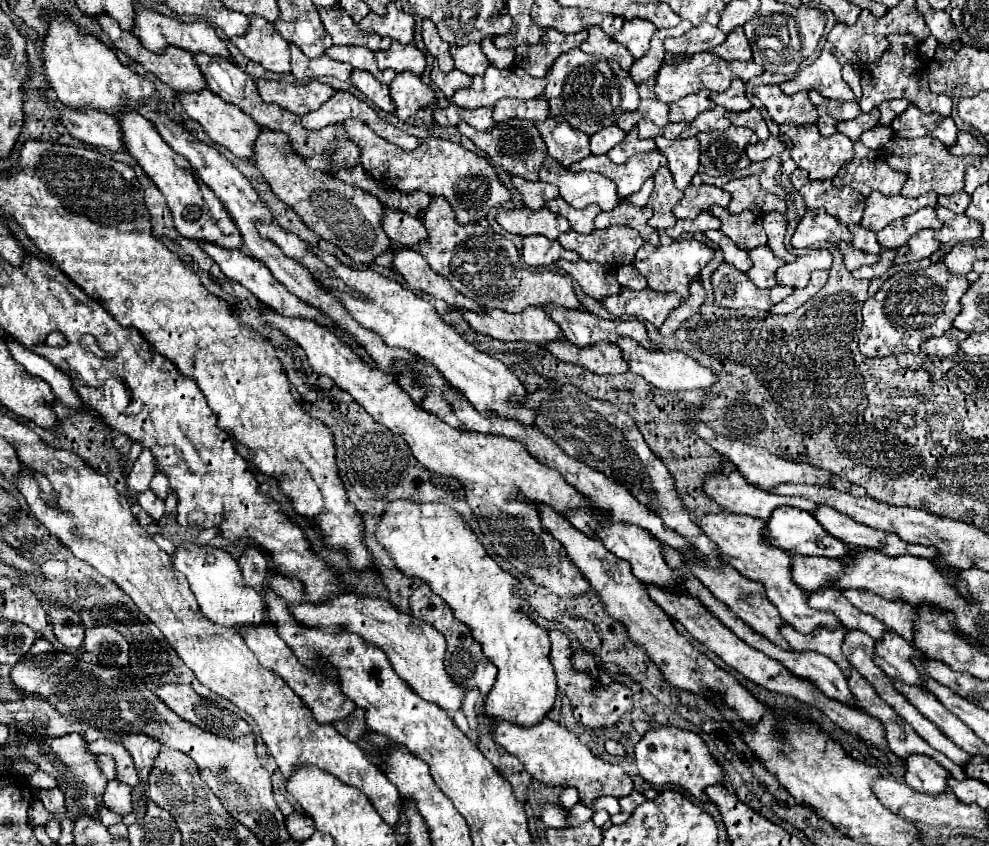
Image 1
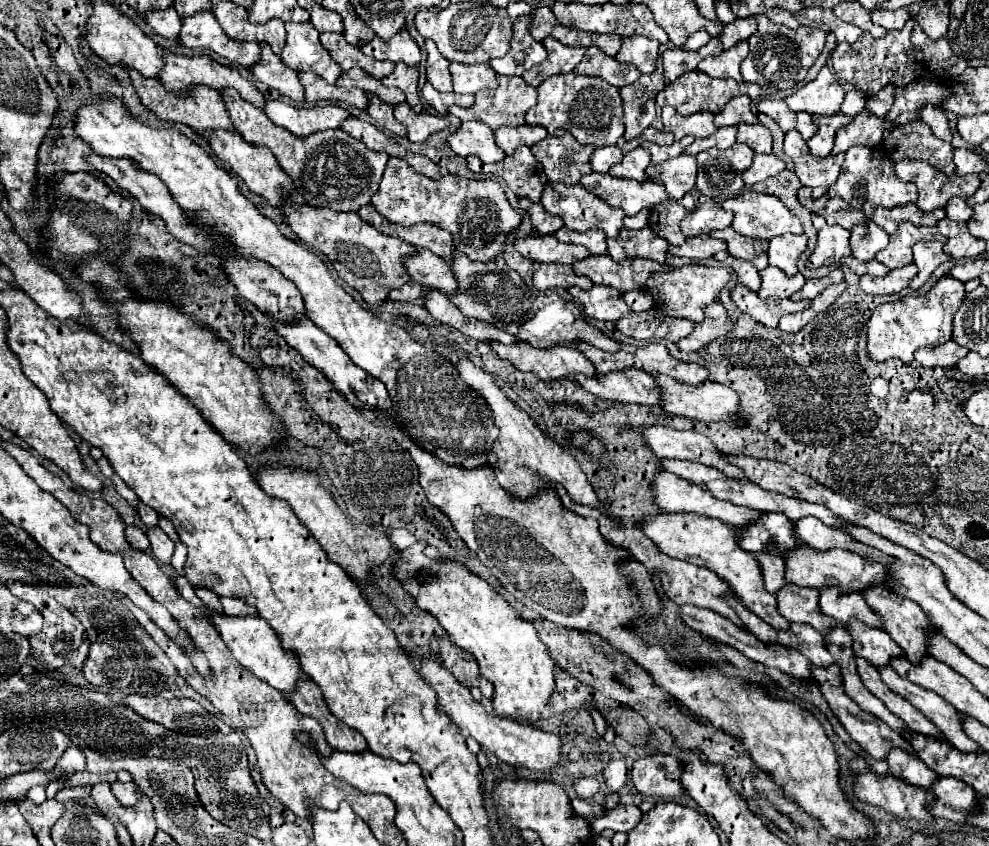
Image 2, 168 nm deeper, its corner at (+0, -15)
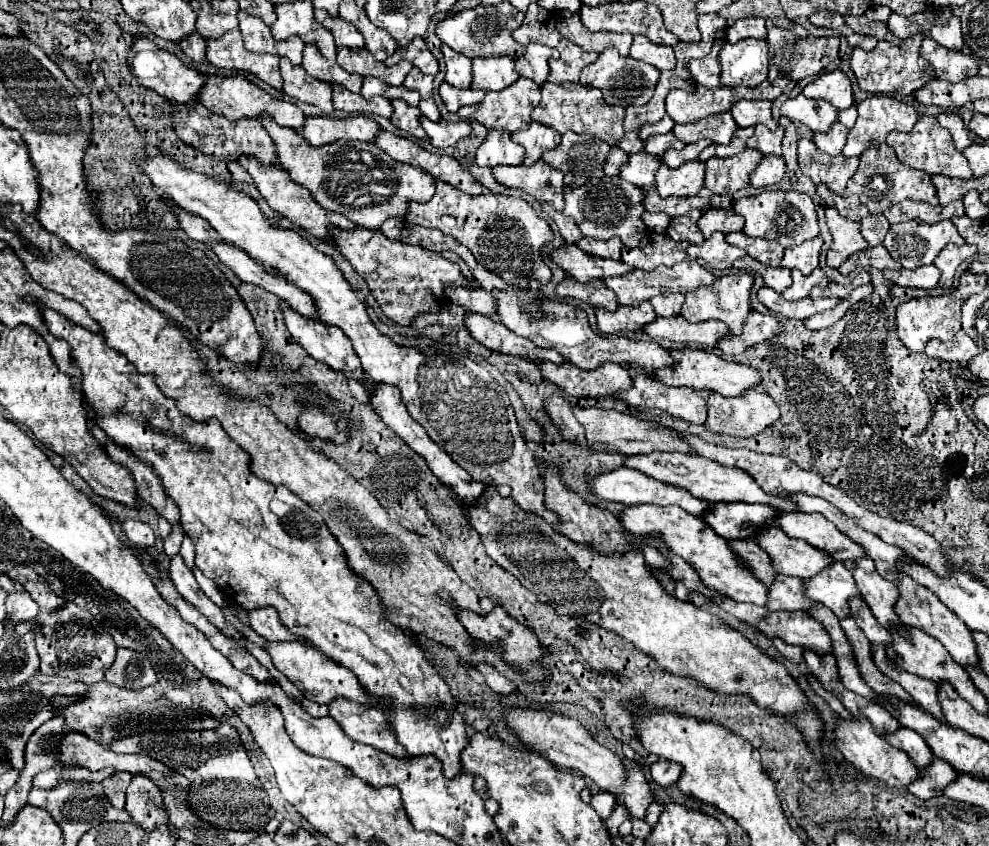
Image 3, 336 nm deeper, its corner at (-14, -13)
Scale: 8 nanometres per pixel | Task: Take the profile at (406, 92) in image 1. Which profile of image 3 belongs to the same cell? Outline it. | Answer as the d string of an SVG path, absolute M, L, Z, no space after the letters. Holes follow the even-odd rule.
M422 117L422 129L426 131L430 143L438 149L446 149L446 147L452 147L456 145L460 139L468 137L472 127L468 121L456 121L456 123L448 123L448 121L438 121L438 123L432 123L430 119Z

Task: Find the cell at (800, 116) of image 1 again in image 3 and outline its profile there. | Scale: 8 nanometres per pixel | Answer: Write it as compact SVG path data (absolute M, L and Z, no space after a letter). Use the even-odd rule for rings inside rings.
M804 95L786 99L782 113L794 121L808 125L812 131L828 131L838 121L838 109L834 105L824 99L808 99Z

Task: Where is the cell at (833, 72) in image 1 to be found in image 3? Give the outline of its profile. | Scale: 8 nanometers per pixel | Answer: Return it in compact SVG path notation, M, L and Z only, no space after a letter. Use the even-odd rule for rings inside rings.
M840 69L820 75L816 81L808 83L804 87L804 95L814 97L814 99L826 99L836 109L848 109L854 105L852 83Z

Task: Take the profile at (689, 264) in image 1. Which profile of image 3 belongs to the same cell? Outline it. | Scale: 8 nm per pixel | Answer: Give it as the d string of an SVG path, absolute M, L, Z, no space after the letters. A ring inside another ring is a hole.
M750 273L740 275L722 275L710 285L710 289L696 289L696 293L686 293L686 303L682 307L682 317L688 323L702 323L708 319L724 321L734 335L742 333L742 325L746 323L746 317L752 313L750 307L750 289L752 289L754 277Z

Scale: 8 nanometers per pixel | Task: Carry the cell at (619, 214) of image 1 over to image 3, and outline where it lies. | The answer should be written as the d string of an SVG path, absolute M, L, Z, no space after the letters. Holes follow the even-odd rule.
M648 233L638 249L622 249L622 261L642 271L652 271L658 265L672 267L686 259L688 245L690 243L686 241L670 241L670 237L666 237L664 233Z

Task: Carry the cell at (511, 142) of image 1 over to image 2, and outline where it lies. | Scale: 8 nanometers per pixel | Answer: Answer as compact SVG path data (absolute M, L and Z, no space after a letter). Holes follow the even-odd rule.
M518 147L512 155L506 155L500 163L482 163L480 157L468 155L468 169L472 173L492 173L506 181L506 185L518 195L526 197L532 203L540 201L540 193L544 189L544 183L548 181L540 161L532 155L530 147Z

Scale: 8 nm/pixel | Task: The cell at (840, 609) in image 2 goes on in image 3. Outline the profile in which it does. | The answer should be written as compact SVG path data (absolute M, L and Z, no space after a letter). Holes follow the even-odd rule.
M834 561L818 575L804 579L802 591L812 601L828 607L838 619L850 615L848 599L854 595L858 597L858 589L854 589L854 577L850 577L850 571L842 561Z

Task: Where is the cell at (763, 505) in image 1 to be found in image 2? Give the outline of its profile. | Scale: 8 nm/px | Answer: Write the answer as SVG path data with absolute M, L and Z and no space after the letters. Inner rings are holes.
M660 473L652 479L652 487L654 487L654 495L656 495L656 503L658 507L662 507L664 511L668 513L676 513L676 511L682 511L682 513L698 513L698 515L706 515L706 517L714 517L714 519L722 519L726 523L732 523L736 527L746 527L750 523L754 523L762 511L756 511L756 509L750 509L750 507L738 507L730 501L720 501L716 499L714 495L710 495L710 491L704 491L704 487L700 485L694 485L686 479L680 479L672 473Z

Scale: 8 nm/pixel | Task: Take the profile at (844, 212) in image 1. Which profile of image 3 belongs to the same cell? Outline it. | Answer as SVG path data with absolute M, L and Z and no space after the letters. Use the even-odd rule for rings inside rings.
M818 185L816 189L818 189L820 197L824 199L824 203L836 207L842 213L842 217L850 217L852 221L858 223L858 221L862 221L862 217L868 215L868 209L860 203L860 199L856 195L836 195L826 185Z

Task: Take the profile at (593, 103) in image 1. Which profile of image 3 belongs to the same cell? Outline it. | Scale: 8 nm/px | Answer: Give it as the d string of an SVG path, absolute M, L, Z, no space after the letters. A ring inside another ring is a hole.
M544 83L542 85L542 99L532 113L532 121L552 127L560 135L564 135L566 131L588 133L608 145L618 145L618 141L622 137L622 113L624 113L624 107L606 105L602 101L600 89L594 89L592 85Z

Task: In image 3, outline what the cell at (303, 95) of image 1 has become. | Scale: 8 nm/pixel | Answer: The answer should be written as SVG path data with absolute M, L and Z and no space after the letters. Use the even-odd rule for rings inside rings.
M306 117L306 129L302 131L302 137L312 147L322 147L338 139L372 143L378 131L380 131L378 123L370 117L348 117L348 119Z

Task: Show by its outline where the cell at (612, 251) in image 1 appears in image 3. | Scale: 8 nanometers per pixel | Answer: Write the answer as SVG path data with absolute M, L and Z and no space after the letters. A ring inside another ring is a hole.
M686 259L674 267L658 267L654 271L634 271L628 273L626 277L610 277L610 281L604 281L606 287L610 287L616 297L618 297L618 305L620 307L638 307L644 301L650 301L656 295L664 295L664 293L688 293L694 291L698 287L708 287L714 283L714 275L704 269L698 261L694 259Z

